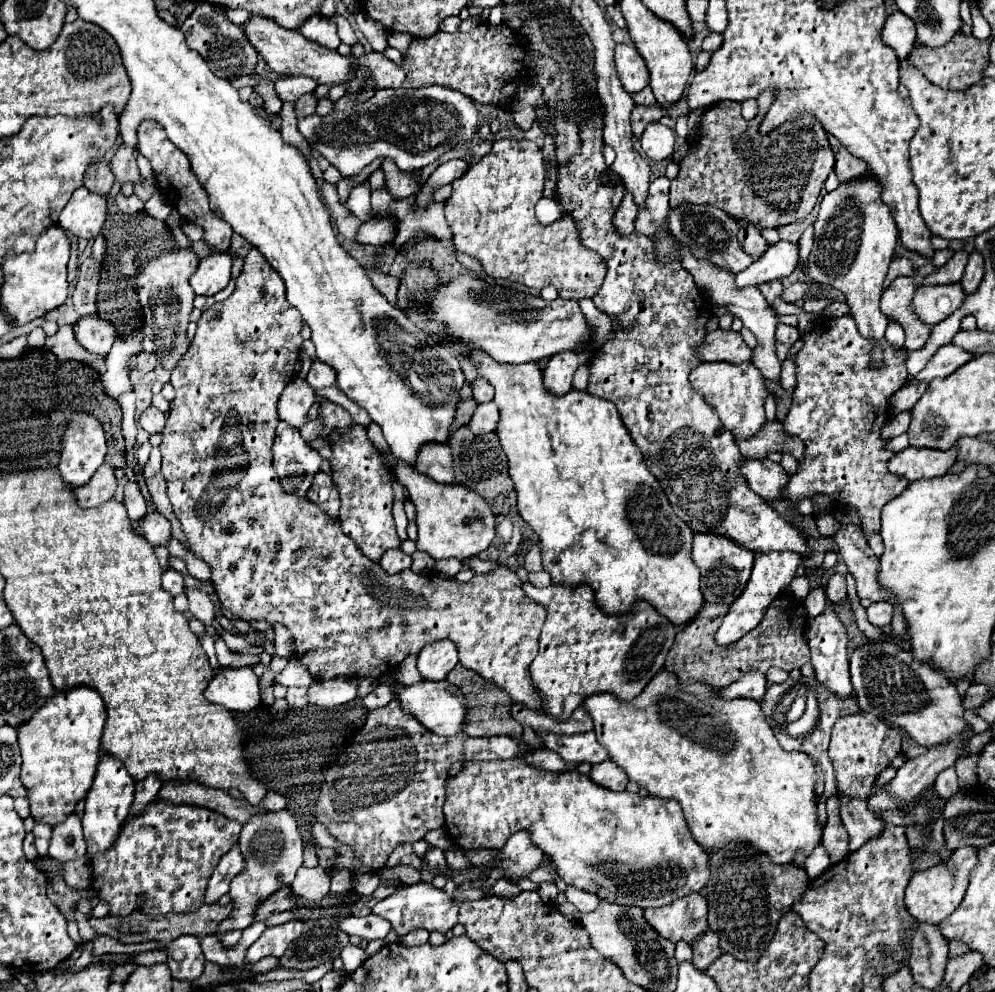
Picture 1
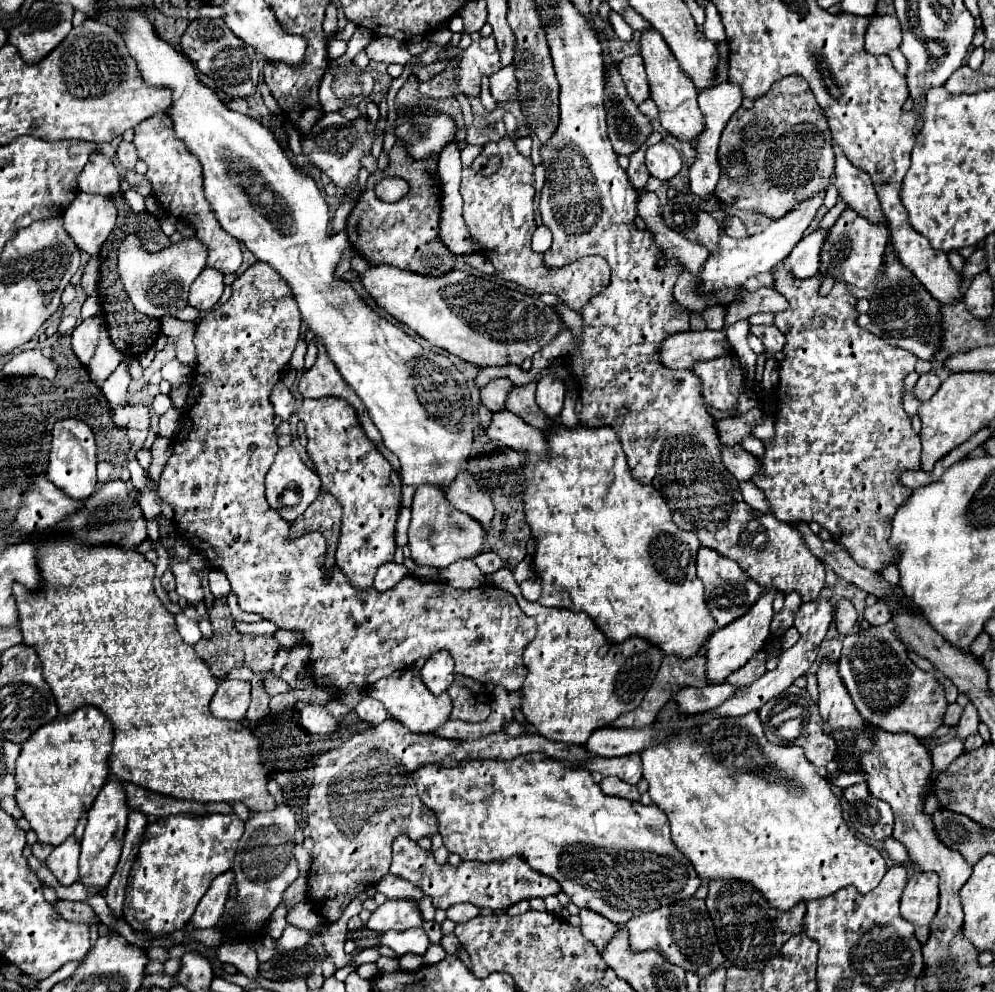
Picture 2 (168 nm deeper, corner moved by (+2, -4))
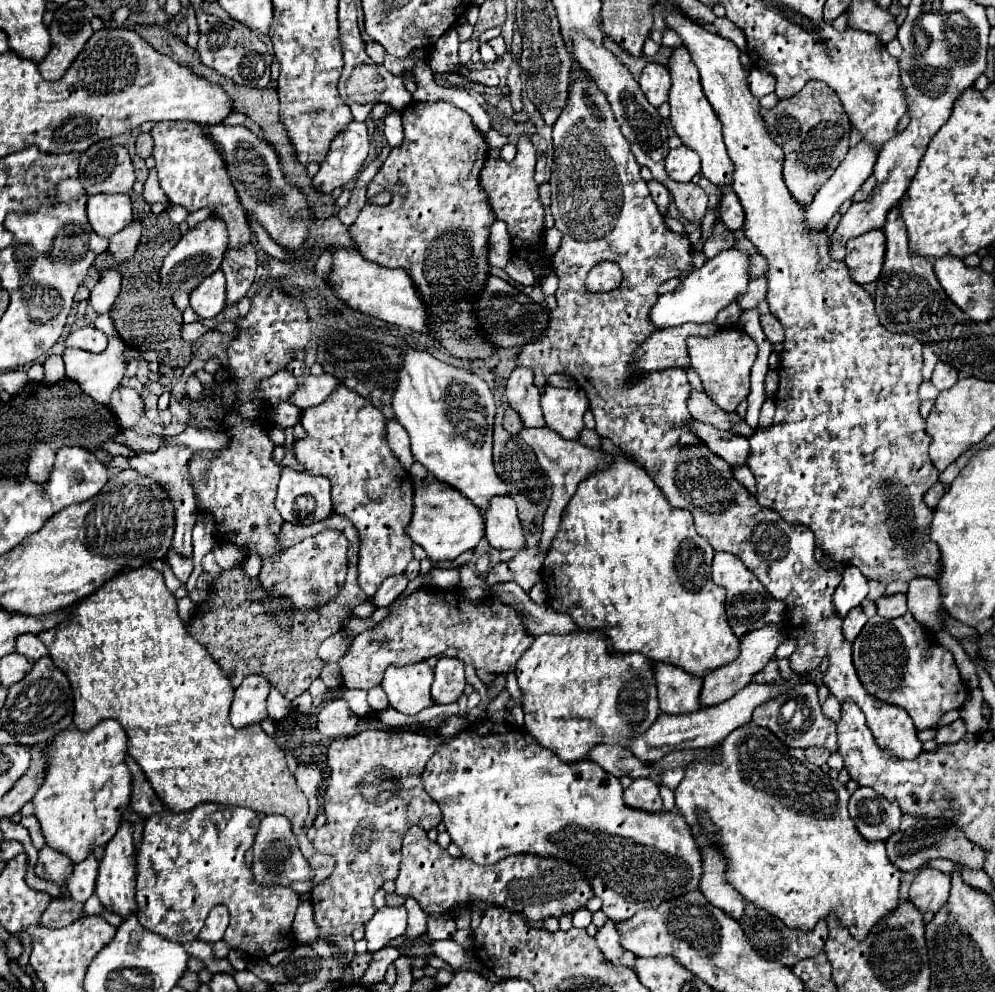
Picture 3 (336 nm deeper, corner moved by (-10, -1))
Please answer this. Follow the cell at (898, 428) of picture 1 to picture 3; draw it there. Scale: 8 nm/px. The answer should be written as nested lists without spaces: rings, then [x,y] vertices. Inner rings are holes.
[[[923,381],[919,385],[919,399],[921,401],[927,401],[927,399],[935,399],[939,395],[939,391],[935,389],[935,385],[931,381]]]

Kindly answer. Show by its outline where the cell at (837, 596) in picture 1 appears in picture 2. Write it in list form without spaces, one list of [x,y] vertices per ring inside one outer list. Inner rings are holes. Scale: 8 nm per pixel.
[[[841,600],[835,610],[835,626],[839,634],[849,634],[857,624],[857,612],[849,600]]]

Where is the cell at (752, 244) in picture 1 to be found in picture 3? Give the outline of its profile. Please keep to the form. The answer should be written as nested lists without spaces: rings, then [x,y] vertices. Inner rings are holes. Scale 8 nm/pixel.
[[[729,191],[729,193],[725,193],[721,197],[719,217],[727,225],[727,229],[731,229],[731,231],[737,231],[737,229],[743,227],[745,213],[743,213],[743,207],[741,207],[741,203],[739,203],[739,199],[737,199],[737,195],[733,191]]]

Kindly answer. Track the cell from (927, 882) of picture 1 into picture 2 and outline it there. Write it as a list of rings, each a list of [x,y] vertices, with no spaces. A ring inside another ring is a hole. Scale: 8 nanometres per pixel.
[[[915,872],[901,896],[901,916],[915,924],[931,924],[939,904],[939,876],[935,872]]]

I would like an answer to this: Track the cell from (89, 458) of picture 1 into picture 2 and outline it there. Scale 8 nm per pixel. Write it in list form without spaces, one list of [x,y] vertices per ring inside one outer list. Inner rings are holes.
[[[61,420],[53,426],[47,478],[71,500],[87,500],[97,484],[97,446],[91,428],[81,420]]]

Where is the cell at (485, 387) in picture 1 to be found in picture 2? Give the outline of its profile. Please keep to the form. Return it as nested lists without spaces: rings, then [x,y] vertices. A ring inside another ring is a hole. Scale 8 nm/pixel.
[[[495,378],[491,380],[485,388],[481,388],[481,402],[491,410],[491,412],[501,412],[505,410],[505,400],[507,394],[515,388],[515,384],[509,378]]]

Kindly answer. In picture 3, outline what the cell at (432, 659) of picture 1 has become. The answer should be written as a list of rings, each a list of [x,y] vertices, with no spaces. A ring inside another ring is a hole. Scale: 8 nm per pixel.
[[[439,657],[435,667],[435,681],[431,687],[431,695],[437,703],[455,703],[463,693],[465,681],[465,665],[457,657]]]

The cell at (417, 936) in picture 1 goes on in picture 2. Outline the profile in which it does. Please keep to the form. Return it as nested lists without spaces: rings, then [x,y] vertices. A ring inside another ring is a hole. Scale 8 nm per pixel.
[[[401,956],[399,964],[401,964],[403,972],[415,972],[423,966],[423,958],[421,956]]]

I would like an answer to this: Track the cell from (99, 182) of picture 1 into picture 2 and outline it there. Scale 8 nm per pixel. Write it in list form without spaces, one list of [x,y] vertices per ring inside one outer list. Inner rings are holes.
[[[93,152],[93,156],[89,156],[85,170],[77,178],[77,186],[81,192],[103,194],[103,196],[117,194],[119,192],[119,172],[113,160],[109,160],[101,152]]]

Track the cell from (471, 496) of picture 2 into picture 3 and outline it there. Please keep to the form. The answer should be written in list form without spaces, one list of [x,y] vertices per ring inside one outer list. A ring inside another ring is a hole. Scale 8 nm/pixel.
[[[509,495],[493,497],[483,517],[485,517],[485,537],[491,547],[513,551],[525,547],[525,537],[517,517],[515,501]]]

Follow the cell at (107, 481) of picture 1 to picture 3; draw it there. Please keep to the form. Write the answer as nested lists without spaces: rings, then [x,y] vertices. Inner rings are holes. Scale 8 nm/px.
[[[37,445],[31,453],[29,467],[27,467],[31,481],[37,485],[45,485],[53,469],[53,461],[55,461],[55,451],[47,445]]]

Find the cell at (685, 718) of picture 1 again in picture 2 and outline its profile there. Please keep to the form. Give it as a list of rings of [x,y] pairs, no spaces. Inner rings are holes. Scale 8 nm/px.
[[[673,702],[665,704],[665,708],[659,712],[659,720],[653,726],[671,724],[675,728],[675,734],[667,742],[657,744],[657,746],[647,748],[645,752],[641,752],[643,778],[649,782],[649,796],[651,796],[653,804],[659,806],[667,814],[667,818],[671,822],[673,842],[693,862],[693,866],[697,870],[697,876],[701,876],[705,880],[739,880],[739,882],[747,882],[763,894],[763,898],[767,900],[767,904],[771,908],[781,910],[781,912],[791,910],[799,902],[809,902],[809,900],[815,900],[815,898],[829,896],[829,894],[833,894],[833,892],[837,892],[845,886],[855,886],[859,890],[859,894],[867,894],[869,890],[873,890],[881,882],[881,878],[887,872],[885,858],[881,856],[881,852],[875,846],[871,846],[865,840],[857,838],[849,830],[849,826],[845,824],[845,820],[841,816],[841,804],[839,804],[837,796],[833,794],[827,780],[815,772],[813,764],[809,764],[809,760],[805,758],[805,752],[799,746],[775,746],[775,744],[771,744],[765,738],[761,720],[755,712],[751,712],[749,716],[733,718],[733,720],[713,718],[713,722],[707,722],[707,724],[701,724],[699,718],[703,718],[703,714],[683,716],[683,714],[677,712],[677,706]]]

